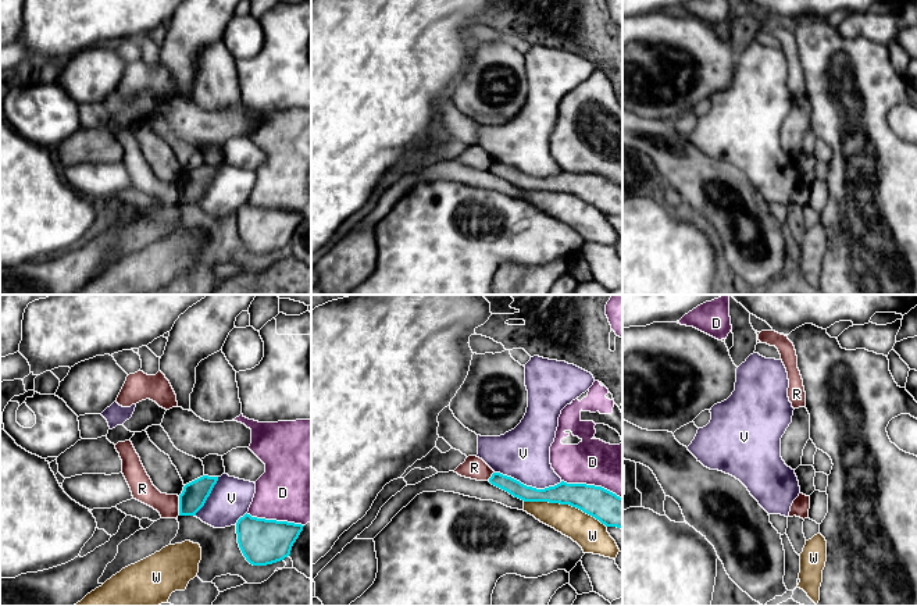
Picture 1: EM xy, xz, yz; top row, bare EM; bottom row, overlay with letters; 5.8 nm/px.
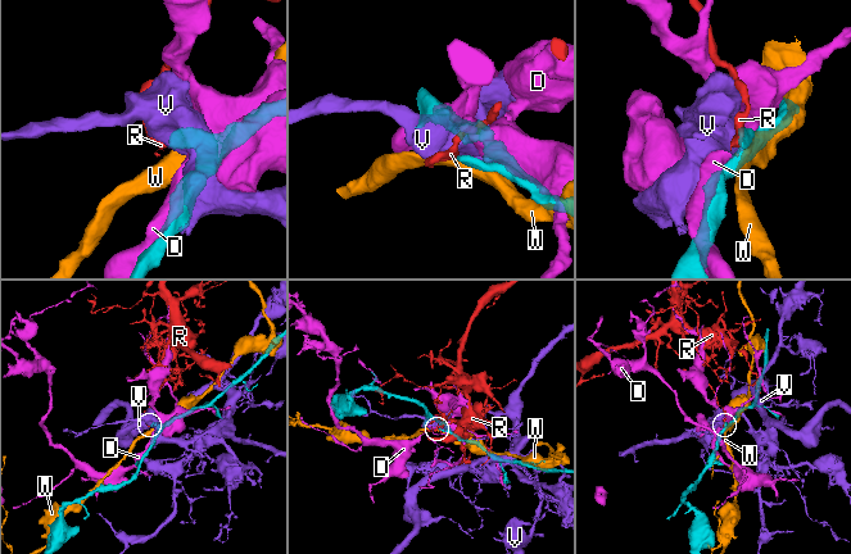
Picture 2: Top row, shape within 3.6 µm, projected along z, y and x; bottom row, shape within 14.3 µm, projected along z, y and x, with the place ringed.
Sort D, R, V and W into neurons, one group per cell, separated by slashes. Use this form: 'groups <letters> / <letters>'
groups D / R / V / W

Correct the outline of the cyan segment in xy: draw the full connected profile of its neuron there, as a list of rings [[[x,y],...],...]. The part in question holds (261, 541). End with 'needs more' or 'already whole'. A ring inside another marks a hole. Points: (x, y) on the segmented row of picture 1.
[[[246,513],[236,523],[238,543],[250,564],[272,564],[290,555],[303,527],[288,521],[257,518]]]; already whole

